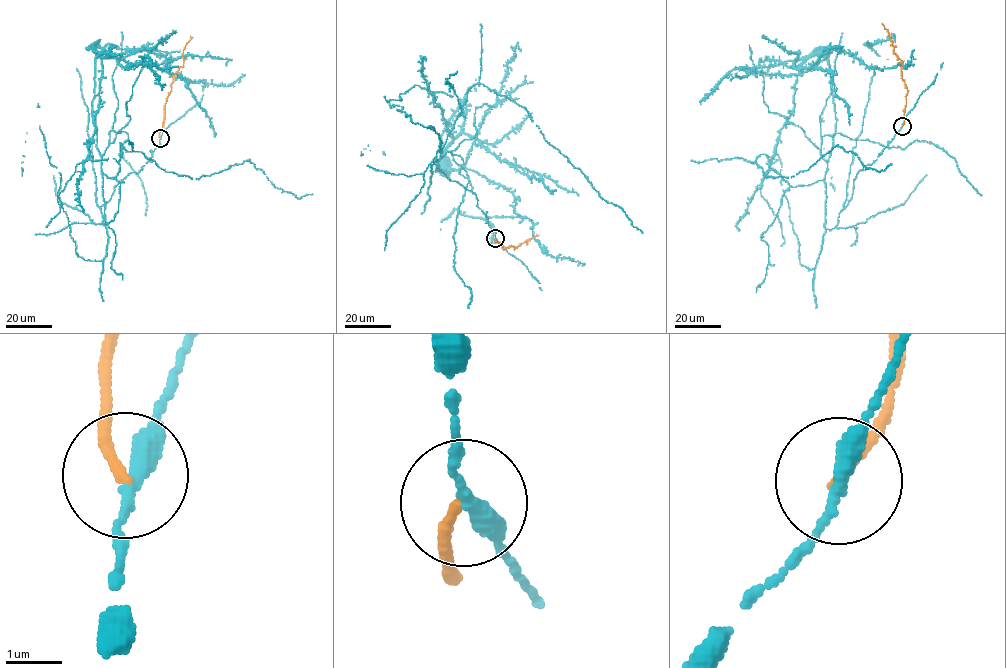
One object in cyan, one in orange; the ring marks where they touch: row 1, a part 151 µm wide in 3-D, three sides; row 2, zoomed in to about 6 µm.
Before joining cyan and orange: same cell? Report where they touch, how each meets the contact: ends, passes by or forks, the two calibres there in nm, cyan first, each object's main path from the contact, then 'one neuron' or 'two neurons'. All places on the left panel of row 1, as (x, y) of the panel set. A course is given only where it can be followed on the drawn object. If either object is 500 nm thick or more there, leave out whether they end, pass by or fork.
(160, 138) | cyan passes by | orange ends | 280/180 nm | cyan via (160, 138), (100, 207), (104, 225), (92, 45), (102, 65), (96, 130), (46, 227) | orange via (160, 138), (165, 103), (174, 76), (183, 66), (183, 50), (190, 36) | two neurons

